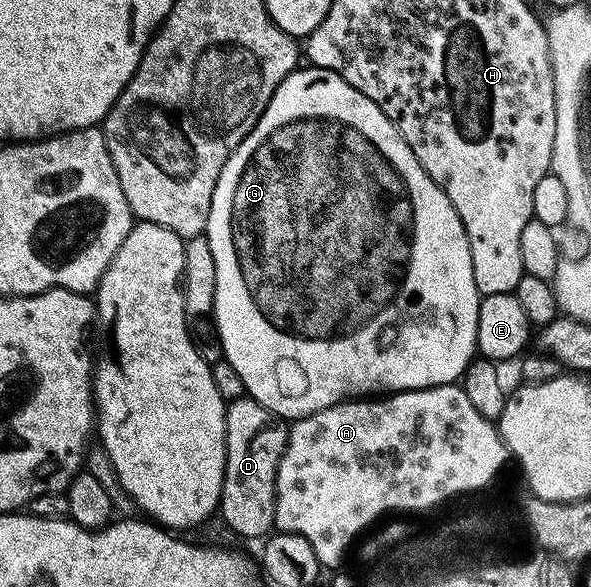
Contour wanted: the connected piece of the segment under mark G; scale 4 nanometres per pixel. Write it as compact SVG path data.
M307 65L292 71L277 85L257 125L231 150L221 177L217 177L205 234L217 265L213 322L223 347L223 359L241 377L246 394L274 415L282 415L284 420L302 419L335 403L360 397L455 383L462 380L471 360L476 358L481 296L473 281L473 257L457 209L453 209L449 197L425 173L417 157L413 157L413 149L405 145L393 121L369 97L329 69Z

